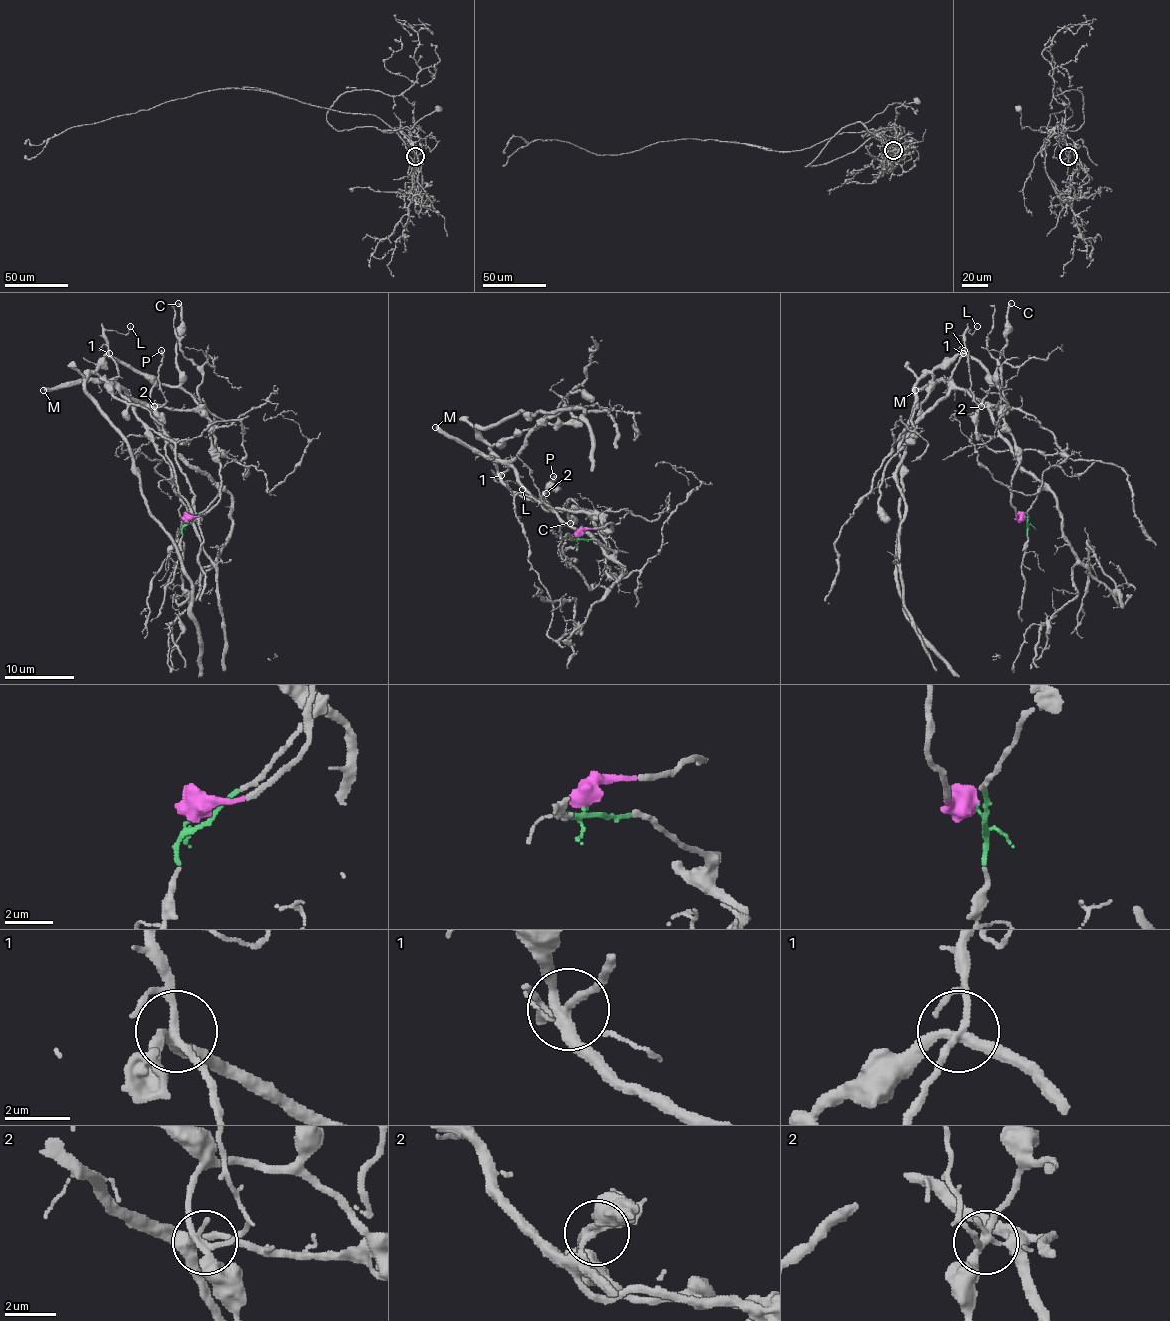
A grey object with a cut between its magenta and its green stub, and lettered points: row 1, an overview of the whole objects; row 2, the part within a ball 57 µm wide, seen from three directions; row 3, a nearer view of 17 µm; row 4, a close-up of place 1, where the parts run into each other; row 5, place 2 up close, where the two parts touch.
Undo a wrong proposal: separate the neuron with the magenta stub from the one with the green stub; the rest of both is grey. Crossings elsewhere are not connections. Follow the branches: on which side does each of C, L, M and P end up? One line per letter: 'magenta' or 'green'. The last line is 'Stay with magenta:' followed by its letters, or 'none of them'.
C: magenta
L: green
M: green
P: green
Stay with magenta: C

